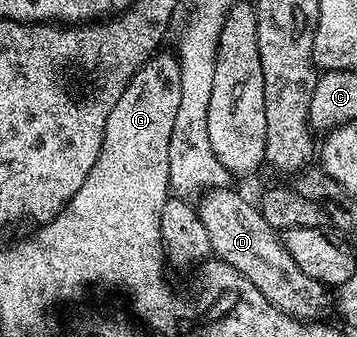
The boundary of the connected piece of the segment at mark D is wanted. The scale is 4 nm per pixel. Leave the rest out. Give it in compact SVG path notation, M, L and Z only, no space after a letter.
M229 187L217 190L206 190L199 199L199 210L203 229L207 229L207 241L210 252L220 262L231 265L267 301L278 307L283 313L294 315L296 319L306 321L321 321L325 314L331 311L331 291L326 284L315 281L295 265L291 253L287 253L282 236L273 230L267 221L263 221L260 210L253 207L240 195Z

